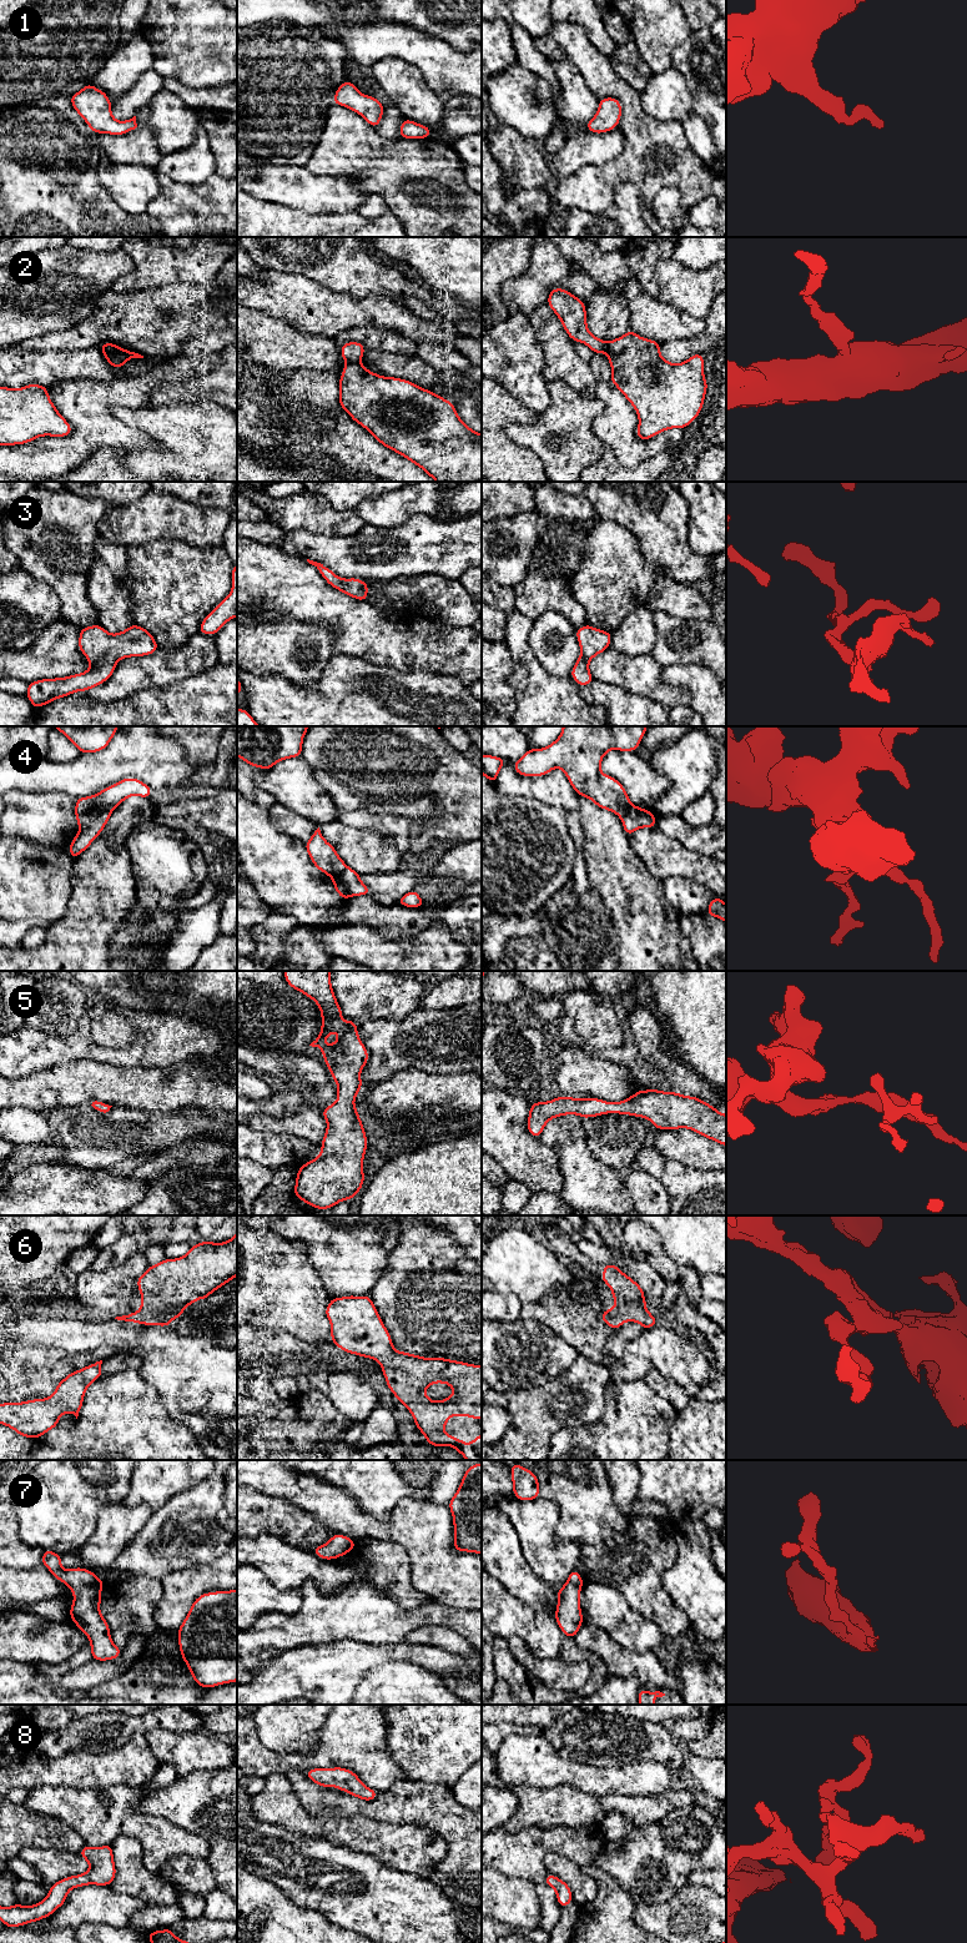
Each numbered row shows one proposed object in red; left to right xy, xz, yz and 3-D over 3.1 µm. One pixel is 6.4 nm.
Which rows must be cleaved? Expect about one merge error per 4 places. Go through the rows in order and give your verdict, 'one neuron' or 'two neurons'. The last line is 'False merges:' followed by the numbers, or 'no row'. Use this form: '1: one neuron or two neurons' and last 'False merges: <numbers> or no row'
1: one neuron
2: two neurons
3: one neuron
4: two neurons
5: one neuron
6: one neuron
7: one neuron
8: one neuron
False merges: 2, 4

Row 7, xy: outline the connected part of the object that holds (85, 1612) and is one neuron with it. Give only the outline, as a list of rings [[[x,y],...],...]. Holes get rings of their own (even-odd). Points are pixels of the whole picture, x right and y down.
[[[44,1550],[41,1564],[75,1595],[70,1620],[90,1639],[91,1658],[99,1661],[117,1658],[122,1650],[112,1642],[110,1626],[100,1612],[101,1589],[106,1581],[82,1567],[64,1570],[61,1557],[54,1551]]]

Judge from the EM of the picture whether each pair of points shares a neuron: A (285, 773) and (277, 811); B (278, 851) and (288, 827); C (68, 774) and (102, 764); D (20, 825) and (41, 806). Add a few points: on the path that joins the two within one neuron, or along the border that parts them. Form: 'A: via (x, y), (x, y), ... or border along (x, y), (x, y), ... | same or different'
A: border along (276, 803), (305, 818) | different
B: border along (267, 811), (268, 820), (280, 831), (305, 842) | different
C: via (76, 774), (94, 771) | same
D: via (25, 820), (36, 811) | same

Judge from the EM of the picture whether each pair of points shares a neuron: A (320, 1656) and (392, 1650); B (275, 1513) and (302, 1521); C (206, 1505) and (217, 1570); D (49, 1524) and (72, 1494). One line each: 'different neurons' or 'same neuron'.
A: same neuron
B: same neuron
C: different neurons
D: same neuron

